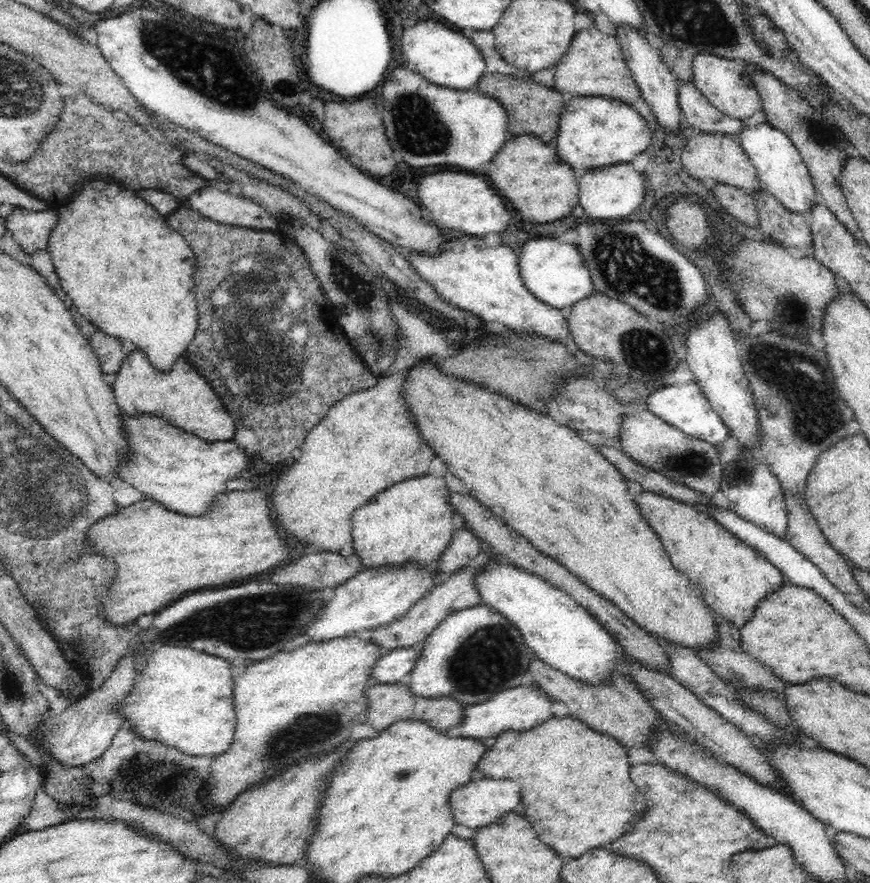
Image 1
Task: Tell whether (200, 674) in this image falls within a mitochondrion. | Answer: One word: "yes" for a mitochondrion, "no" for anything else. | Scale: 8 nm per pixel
no

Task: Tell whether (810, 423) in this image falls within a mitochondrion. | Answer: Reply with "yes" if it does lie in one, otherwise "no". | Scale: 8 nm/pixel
yes

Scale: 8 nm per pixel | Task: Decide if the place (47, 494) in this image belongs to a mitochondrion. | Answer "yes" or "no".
yes

